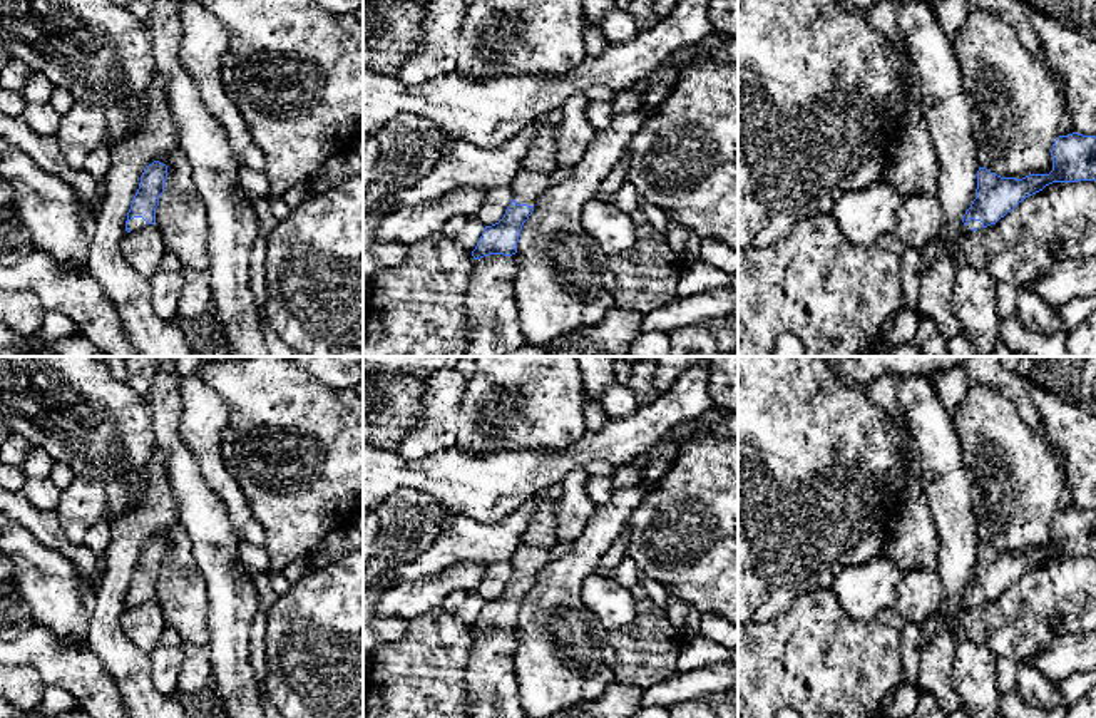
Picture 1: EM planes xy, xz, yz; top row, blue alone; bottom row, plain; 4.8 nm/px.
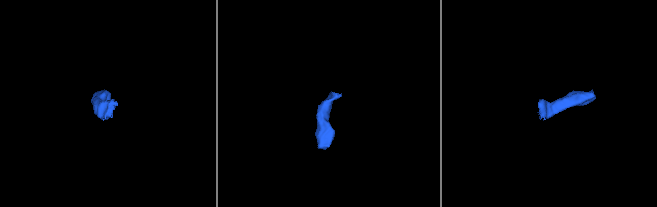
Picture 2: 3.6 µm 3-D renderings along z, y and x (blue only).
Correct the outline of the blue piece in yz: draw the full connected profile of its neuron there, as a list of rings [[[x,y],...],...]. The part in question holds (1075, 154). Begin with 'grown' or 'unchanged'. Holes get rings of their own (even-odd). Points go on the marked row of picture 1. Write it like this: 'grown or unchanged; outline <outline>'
grown; outline [[[1059,136],[1052,144],[1052,171],[1022,179],[1001,177],[986,167],[977,171],[976,199],[962,216],[965,231],[996,224],[1026,197],[1052,182],[1096,181],[1096,136]]]

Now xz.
grown; outline [[[539,126],[510,182],[514,199],[499,223],[485,226],[472,251],[474,259],[489,254],[512,256],[517,253],[520,229],[532,214],[539,197],[549,189],[549,179],[557,169],[557,136],[559,127]]]

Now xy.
grown; outline [[[154,161],[141,176],[139,189],[127,213],[125,231],[139,231],[156,223],[156,208],[164,192],[167,166]]]

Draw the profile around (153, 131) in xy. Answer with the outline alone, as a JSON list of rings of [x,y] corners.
[[[157,70],[147,92],[132,104],[129,132],[105,146],[110,167],[102,184],[104,208],[89,244],[89,276],[114,306],[137,356],[196,356],[176,321],[156,315],[149,280],[136,273],[120,253],[127,213],[142,172],[169,149],[179,147],[166,80]]]

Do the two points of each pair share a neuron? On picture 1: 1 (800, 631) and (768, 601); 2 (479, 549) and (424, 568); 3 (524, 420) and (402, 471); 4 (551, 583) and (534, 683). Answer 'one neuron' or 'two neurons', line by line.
1: two neurons
2: one neuron
3: two neurons
4: one neuron

